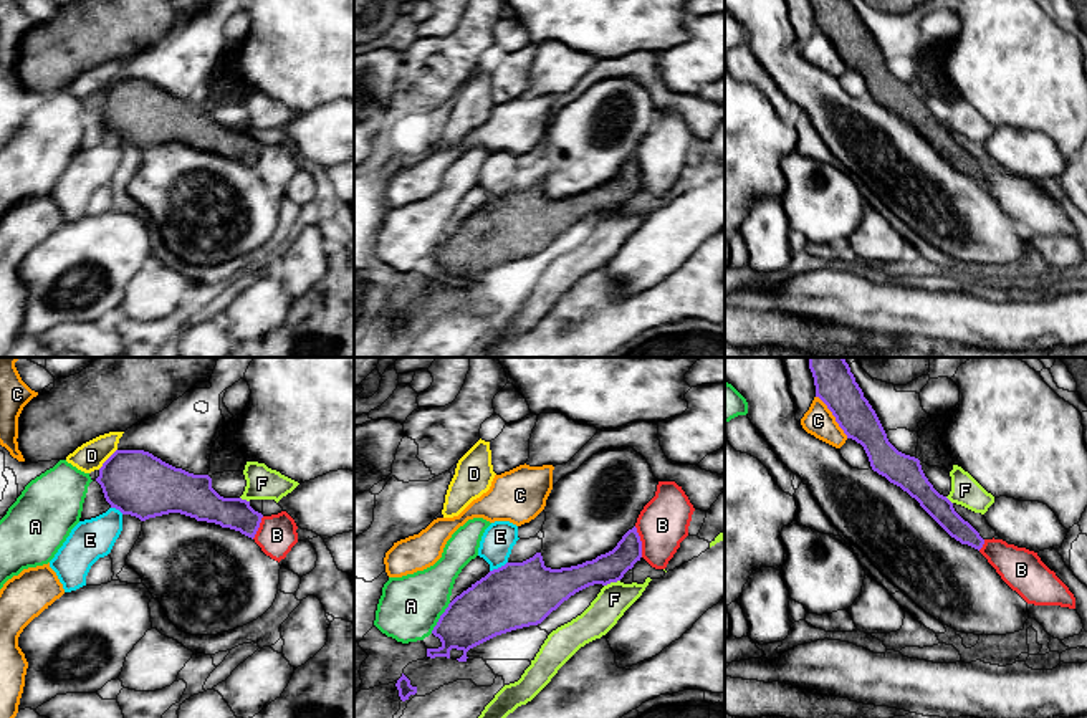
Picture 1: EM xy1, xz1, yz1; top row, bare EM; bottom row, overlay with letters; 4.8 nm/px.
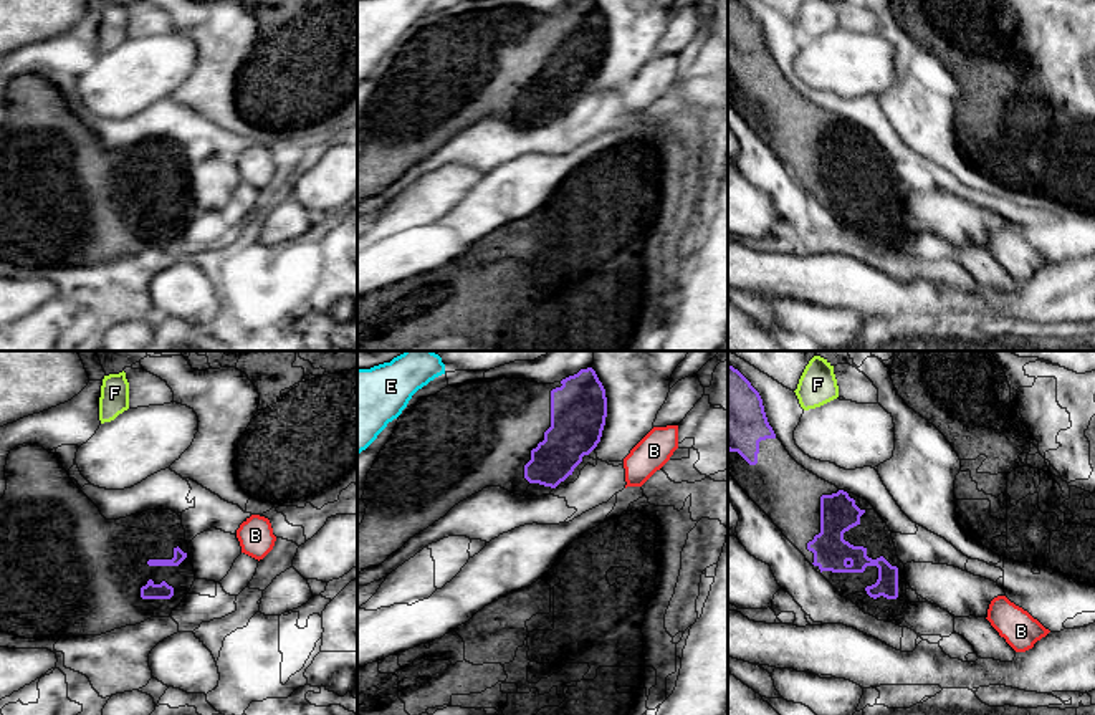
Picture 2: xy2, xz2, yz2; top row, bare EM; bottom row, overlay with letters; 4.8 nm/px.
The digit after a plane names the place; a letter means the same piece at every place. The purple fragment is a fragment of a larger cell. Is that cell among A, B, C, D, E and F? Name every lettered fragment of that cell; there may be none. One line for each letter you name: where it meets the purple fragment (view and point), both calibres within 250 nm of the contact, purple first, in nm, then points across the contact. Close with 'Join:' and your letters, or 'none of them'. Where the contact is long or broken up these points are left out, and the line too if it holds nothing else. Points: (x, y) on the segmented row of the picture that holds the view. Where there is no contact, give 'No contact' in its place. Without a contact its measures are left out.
Join: none of them

